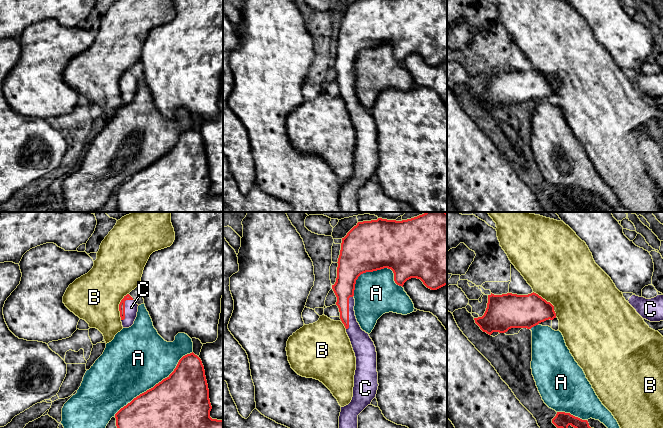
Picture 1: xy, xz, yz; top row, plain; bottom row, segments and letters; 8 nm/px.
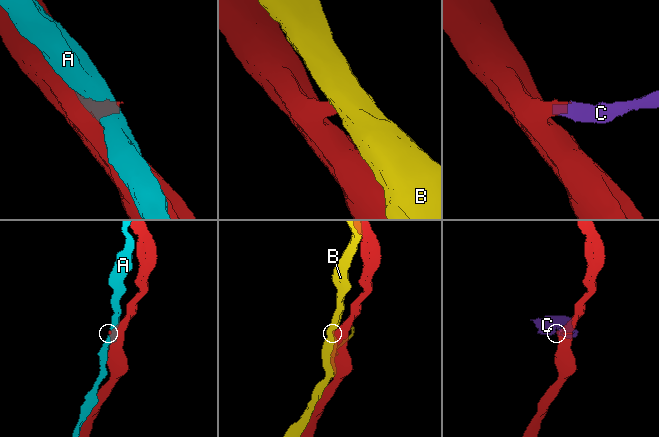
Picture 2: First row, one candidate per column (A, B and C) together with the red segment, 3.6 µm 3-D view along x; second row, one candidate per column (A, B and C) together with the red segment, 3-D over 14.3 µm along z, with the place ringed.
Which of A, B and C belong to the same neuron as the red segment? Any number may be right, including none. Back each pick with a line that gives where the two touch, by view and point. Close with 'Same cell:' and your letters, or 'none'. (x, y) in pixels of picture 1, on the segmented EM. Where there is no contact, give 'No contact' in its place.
C: Touches red at xz (348, 312)
Same cell: C

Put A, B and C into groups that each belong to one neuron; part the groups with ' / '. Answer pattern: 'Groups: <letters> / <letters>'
Groups: A / B / C

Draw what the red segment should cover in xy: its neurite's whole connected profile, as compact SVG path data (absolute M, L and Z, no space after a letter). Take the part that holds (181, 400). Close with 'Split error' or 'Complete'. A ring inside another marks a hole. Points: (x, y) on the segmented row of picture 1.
M193 352L183 356L174 371L153 388L140 394L116 414L117 428L223 428L223 420L212 419L209 389L201 359Z. Complete

